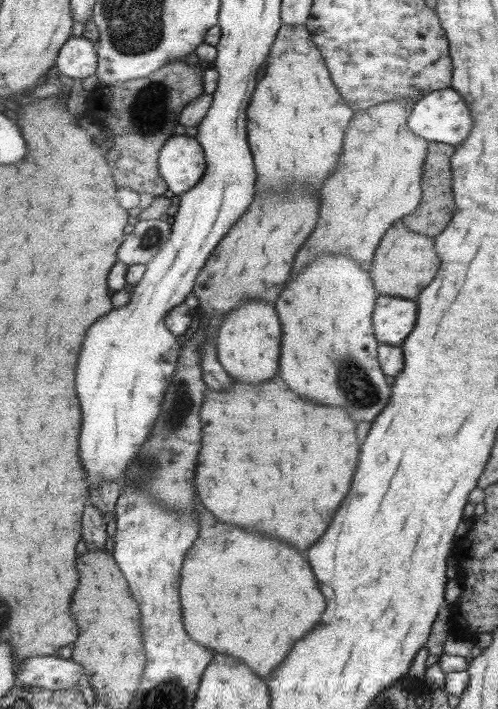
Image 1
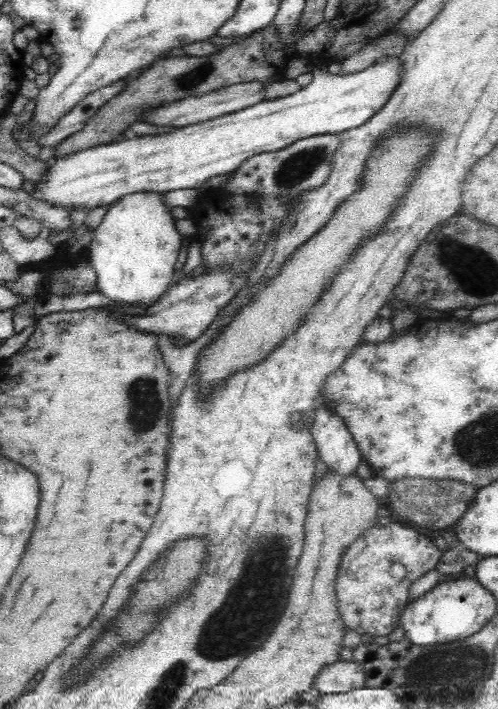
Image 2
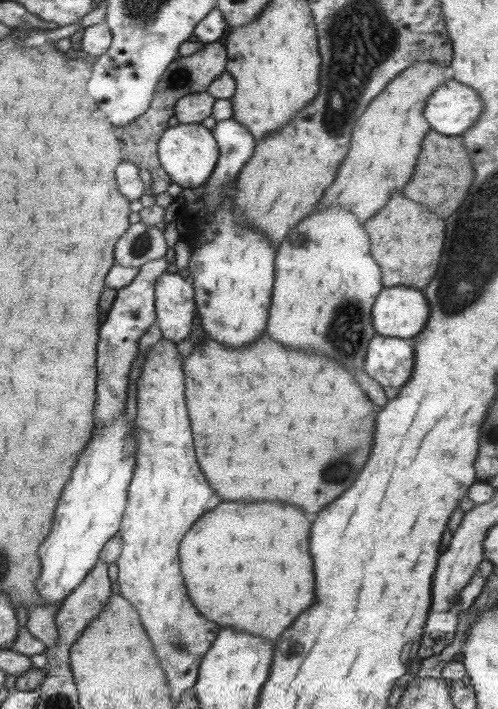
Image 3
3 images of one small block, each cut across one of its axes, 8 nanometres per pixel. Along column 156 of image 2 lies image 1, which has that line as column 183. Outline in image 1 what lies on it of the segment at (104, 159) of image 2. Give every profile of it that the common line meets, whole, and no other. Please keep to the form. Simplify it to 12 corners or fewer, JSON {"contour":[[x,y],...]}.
{"contour":[[170,136],[158,173],[180,195],[203,176],[204,152],[195,137]]}

